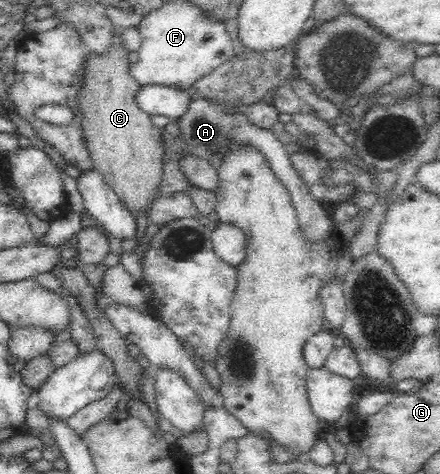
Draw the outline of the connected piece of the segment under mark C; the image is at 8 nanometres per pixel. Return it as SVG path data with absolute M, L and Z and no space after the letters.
M119 36L115 37L105 55L88 53L78 100L90 159L136 221L139 216L147 215L151 203L161 195L164 144L162 130L155 127L151 123L152 117L137 106L135 93L141 84L127 70L129 53Z

